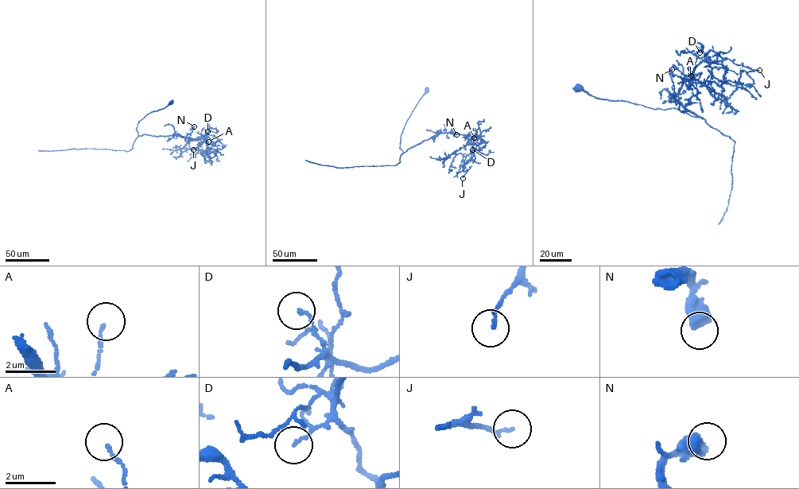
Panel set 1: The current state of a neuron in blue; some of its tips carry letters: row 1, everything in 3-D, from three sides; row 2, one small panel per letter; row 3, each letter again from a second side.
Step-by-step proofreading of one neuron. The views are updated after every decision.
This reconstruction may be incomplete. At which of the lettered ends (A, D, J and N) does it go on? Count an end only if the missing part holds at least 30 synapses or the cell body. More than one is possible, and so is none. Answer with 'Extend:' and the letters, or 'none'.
Extend: none

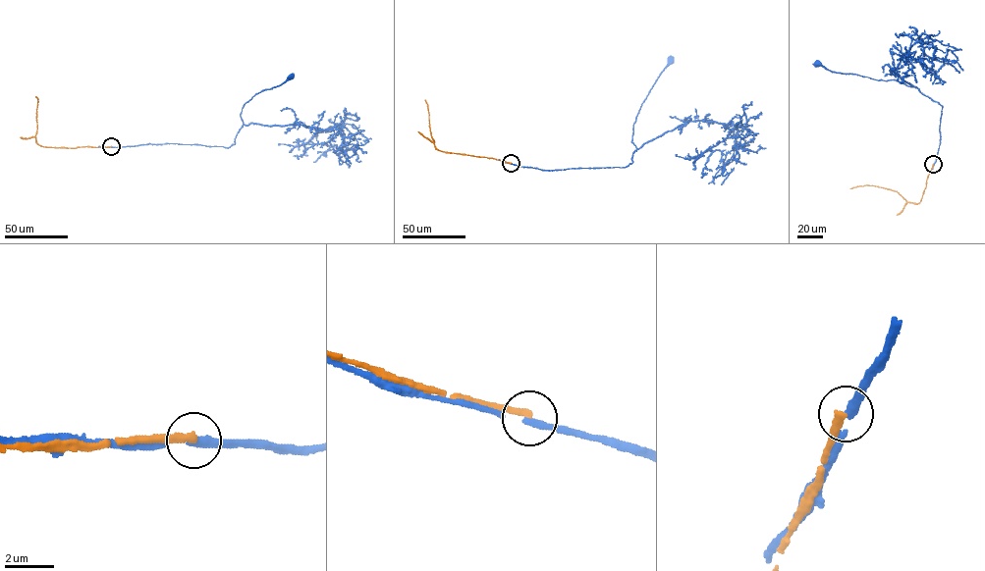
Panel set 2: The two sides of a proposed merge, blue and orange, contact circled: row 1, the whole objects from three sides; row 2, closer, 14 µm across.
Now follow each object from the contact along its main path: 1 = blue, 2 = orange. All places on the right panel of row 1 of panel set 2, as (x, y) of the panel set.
1: (933, 164), (941, 137), (942, 106), (937, 101), (916, 87), (895, 79), (877, 79), (833, 72), (817, 63)
2: (933, 164), (917, 204), (906, 202), (897, 191), (874, 185), (849, 188)

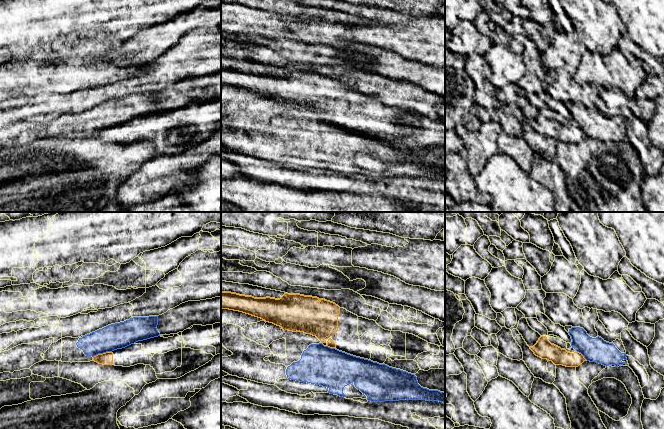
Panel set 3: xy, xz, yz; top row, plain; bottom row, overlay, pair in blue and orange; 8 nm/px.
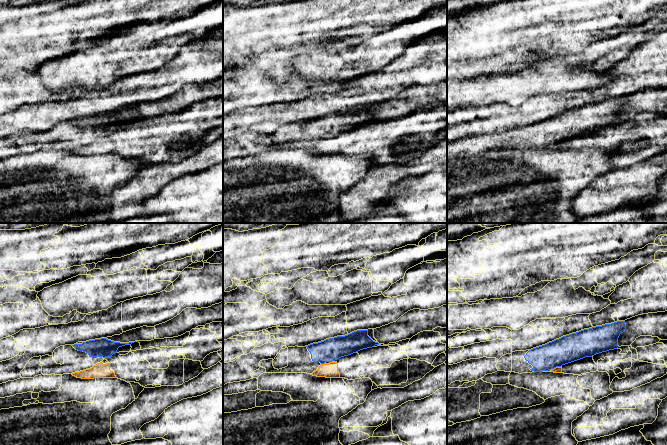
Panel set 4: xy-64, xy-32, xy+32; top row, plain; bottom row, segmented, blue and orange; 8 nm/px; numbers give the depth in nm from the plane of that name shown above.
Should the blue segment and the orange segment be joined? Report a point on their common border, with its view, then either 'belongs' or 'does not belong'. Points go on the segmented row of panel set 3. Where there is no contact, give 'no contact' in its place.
contact xy (102, 353); does not belong

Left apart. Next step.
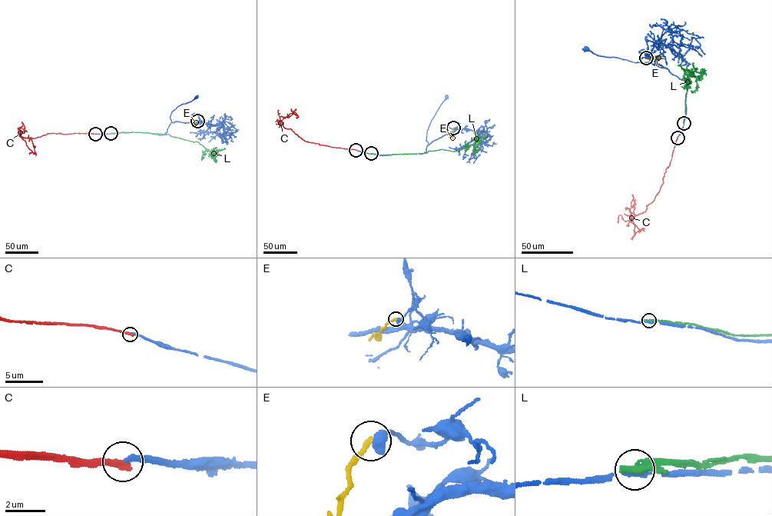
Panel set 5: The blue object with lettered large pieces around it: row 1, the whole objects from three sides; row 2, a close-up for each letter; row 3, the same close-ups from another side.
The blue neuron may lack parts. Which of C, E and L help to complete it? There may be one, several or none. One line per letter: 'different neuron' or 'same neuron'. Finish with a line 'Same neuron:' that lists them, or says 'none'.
C: different neuron
E: different neuron
L: different neuron
Same neuron: none

